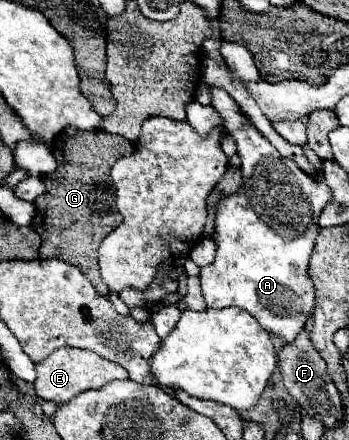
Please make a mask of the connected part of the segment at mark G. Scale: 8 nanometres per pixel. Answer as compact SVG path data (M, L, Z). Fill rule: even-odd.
M68 126L56 136L56 140L52 140L50 148L58 168L42 178L46 192L34 202L36 216L32 220L32 228L42 234L40 258L62 258L64 262L78 266L94 284L94 288L102 296L108 296L108 286L100 278L96 252L100 242L122 222L122 216L116 208L116 194L112 192L110 168L118 158L130 156L134 146L122 136L112 136L102 130L82 132L74 126Z

